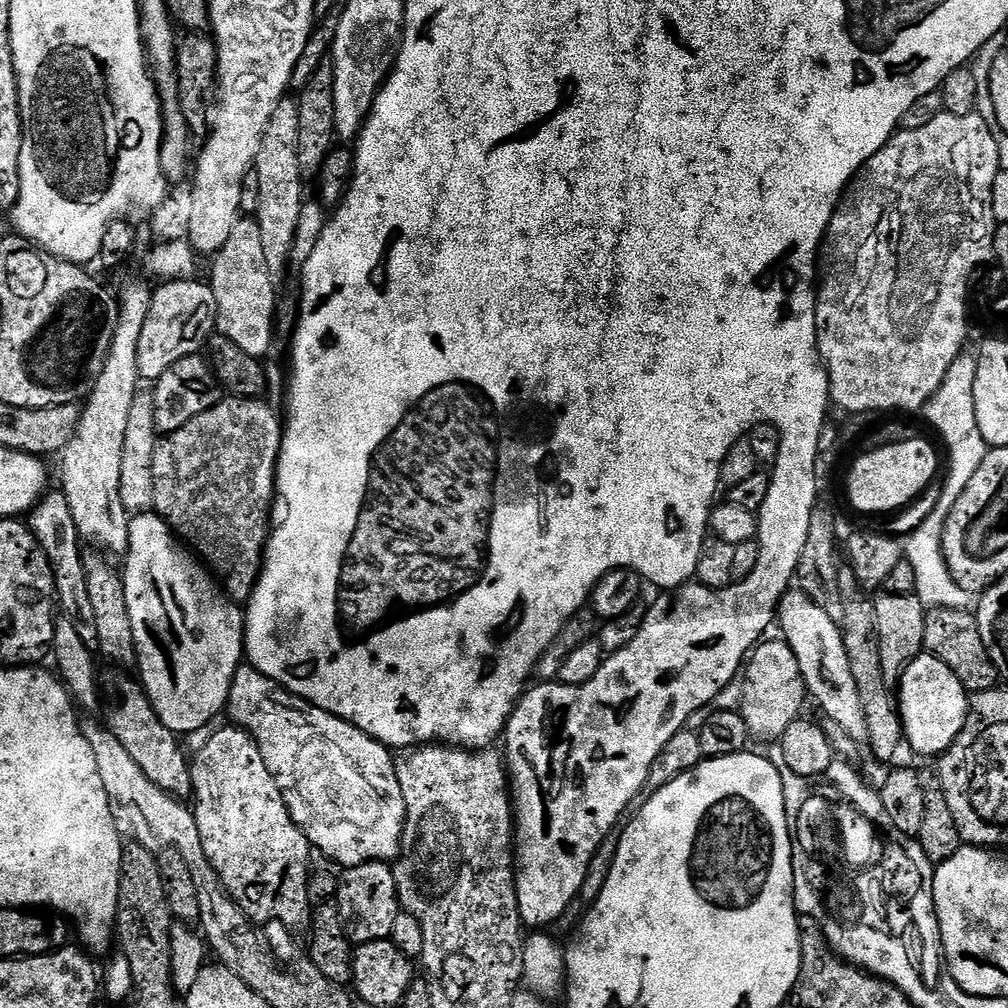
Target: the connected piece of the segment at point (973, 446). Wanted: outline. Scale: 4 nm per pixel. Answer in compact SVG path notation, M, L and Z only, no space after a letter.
M961 354L955 362L950 366L950 370L946 374L946 378L942 382L942 386L938 386L938 390L931 396L928 403L922 409L922 415L940 431L940 436L944 439L944 444L948 447L948 460L946 456L946 468L948 464L948 477L944 480L944 489L940 492L940 497L936 500L936 505L928 512L928 517L909 534L908 540L903 541L904 554L906 562L914 570L914 578L918 586L918 598L922 598L925 609L934 608L962 608L969 607L970 593L962 590L962 586L958 586L958 582L954 582L954 578L948 569L948 563L944 557L944 531L946 530L946 522L950 518L950 510L954 506L954 502L958 502L958 498L962 498L962 490L966 490L966 482L970 482L970 478L974 478L974 470L978 470L978 466L982 466L984 456L989 452L988 443L982 438L982 434L978 430L978 414L974 406L974 378L978 374L978 366L976 365L976 356L970 354Z

